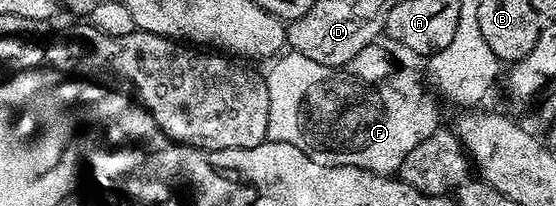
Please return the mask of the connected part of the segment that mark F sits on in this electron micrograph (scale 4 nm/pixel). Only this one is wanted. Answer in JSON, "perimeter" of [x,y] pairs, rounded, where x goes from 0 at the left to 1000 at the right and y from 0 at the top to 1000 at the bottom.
{"perimeter":[[[674,214],[655,233],[617,320],[568,311],[568,291],[527,252],[495,277],[493,325],[475,359],[482,408],[480,675],[540,718],[568,796],[638,806],[689,854],[714,835],[719,796],[727,796],[727,757],[790,631],[791,592],[788,534],[773,481],[775,442],[759,422],[757,388],[741,345],[714,320],[683,228]]]}

